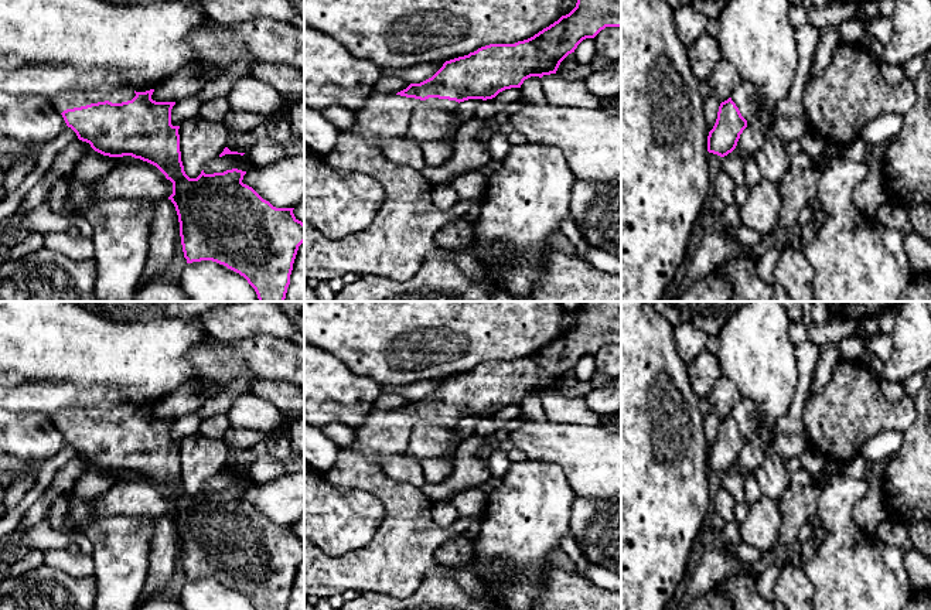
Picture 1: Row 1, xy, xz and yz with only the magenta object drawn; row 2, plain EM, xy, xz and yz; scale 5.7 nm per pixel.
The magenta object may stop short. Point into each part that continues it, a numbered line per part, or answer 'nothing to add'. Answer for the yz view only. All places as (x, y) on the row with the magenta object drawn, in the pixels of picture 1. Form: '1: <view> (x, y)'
1: yz (744, 95)

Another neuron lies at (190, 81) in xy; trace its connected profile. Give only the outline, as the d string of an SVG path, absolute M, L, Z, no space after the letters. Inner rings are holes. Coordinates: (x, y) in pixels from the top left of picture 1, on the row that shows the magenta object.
M226 68L185 69L154 89L151 99L156 102L178 102L201 91L211 81L226 74Z

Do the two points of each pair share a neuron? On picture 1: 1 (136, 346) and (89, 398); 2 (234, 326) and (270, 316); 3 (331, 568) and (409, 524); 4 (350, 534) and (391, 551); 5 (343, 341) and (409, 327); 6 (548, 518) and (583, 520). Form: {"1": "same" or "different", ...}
{"1": "different", "2": "same", "3": "same", "4": "different", "5": "same", "6": "different"}

